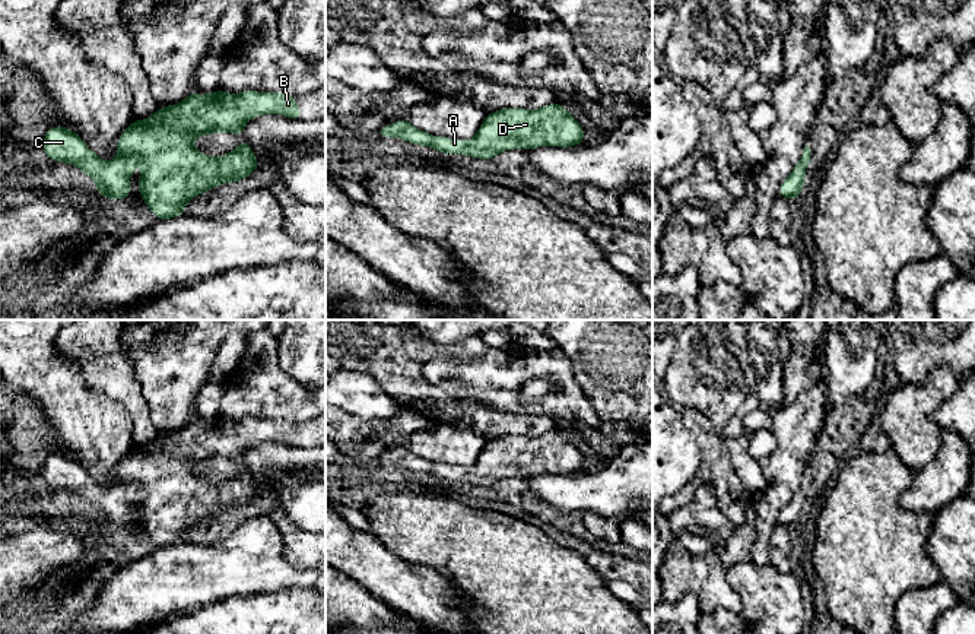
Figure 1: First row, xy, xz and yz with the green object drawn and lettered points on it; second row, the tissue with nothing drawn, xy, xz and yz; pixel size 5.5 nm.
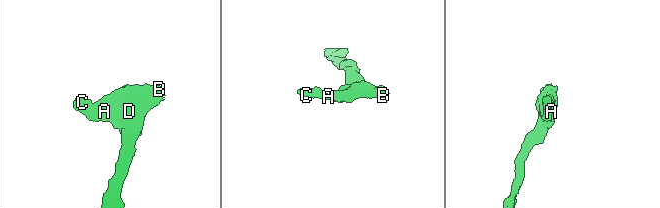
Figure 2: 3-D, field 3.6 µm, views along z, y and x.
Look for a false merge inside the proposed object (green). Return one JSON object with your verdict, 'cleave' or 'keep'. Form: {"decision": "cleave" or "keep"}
{"decision": "keep"}

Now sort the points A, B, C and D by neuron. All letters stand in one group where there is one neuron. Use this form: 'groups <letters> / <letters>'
groups A B C D

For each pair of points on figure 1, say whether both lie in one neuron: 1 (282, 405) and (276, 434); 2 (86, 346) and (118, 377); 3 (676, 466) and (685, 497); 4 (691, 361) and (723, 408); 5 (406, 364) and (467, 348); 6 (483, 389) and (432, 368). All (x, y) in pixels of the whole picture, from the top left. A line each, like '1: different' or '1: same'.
1: different
2: same
3: different
4: same
5: same
6: same

